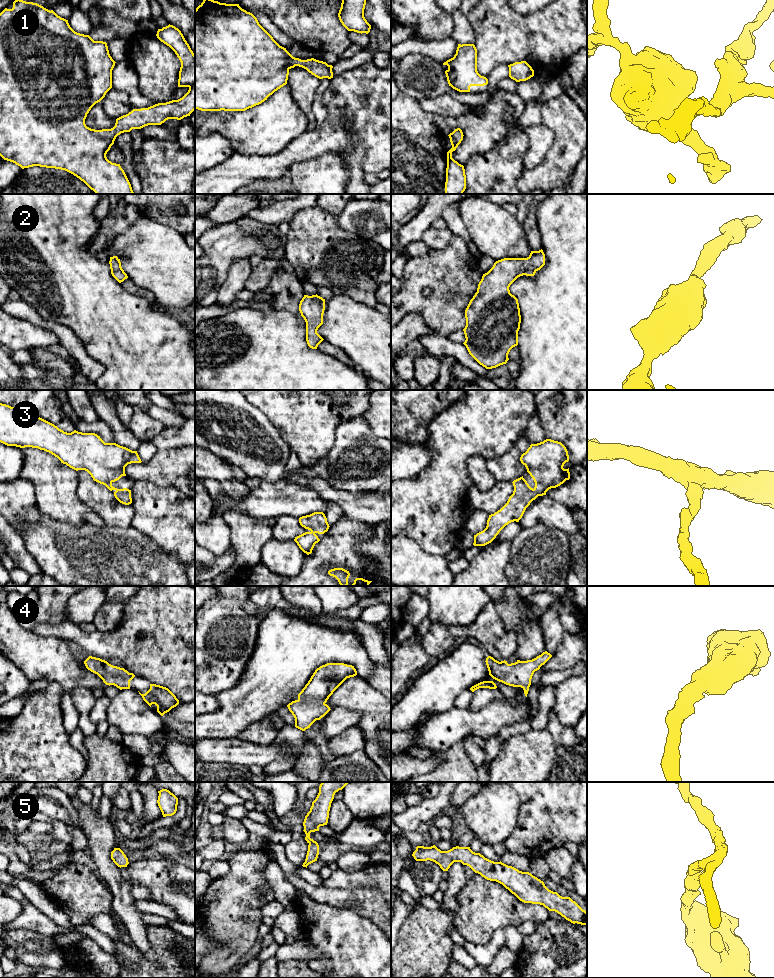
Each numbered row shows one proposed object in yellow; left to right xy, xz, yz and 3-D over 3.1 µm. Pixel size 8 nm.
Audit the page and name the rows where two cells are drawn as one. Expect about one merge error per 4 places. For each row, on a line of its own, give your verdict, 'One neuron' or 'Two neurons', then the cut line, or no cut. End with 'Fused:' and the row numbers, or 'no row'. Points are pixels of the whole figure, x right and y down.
1: One neuron. No split
2: One neuron. No split
3: One neuron. No split
4: One neuron. No split
5: One neuron. No split
Fused: no row

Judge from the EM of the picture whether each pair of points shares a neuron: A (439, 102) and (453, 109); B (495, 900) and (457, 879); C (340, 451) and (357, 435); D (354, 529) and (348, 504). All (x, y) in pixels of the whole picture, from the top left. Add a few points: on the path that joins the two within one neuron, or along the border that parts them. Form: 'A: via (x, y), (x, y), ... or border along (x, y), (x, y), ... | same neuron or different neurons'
A: via (442, 105), (450, 107) | same neuron
B: border along (467, 879), (459, 892), (457, 905) | different neurons
C: via (344, 448), (353, 439) | same neuron
D: border along (344, 515), (373, 525) | different neurons

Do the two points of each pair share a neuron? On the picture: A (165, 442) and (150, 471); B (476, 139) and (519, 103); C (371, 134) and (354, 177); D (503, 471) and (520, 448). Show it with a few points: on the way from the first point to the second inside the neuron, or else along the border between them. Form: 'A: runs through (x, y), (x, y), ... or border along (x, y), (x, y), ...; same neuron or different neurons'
A: border along (184, 445), (158, 451); different neurons
B: runs through (486, 125), (493, 110), (505, 99); same neuron
C: border along (341, 150), (360, 144), (366, 172); different neurons
D: runs through (509, 465), (514, 454); same neuron

